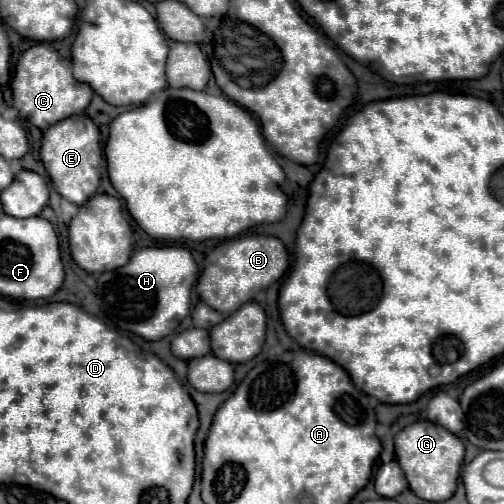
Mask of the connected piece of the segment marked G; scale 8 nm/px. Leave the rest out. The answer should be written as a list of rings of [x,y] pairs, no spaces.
[[[418,420],[406,426],[402,432],[398,432],[394,444],[396,444],[398,464],[406,474],[410,490],[418,498],[430,502],[444,502],[454,496],[460,468],[464,462],[464,444],[456,434],[448,432],[440,424],[432,424],[430,420]]]

